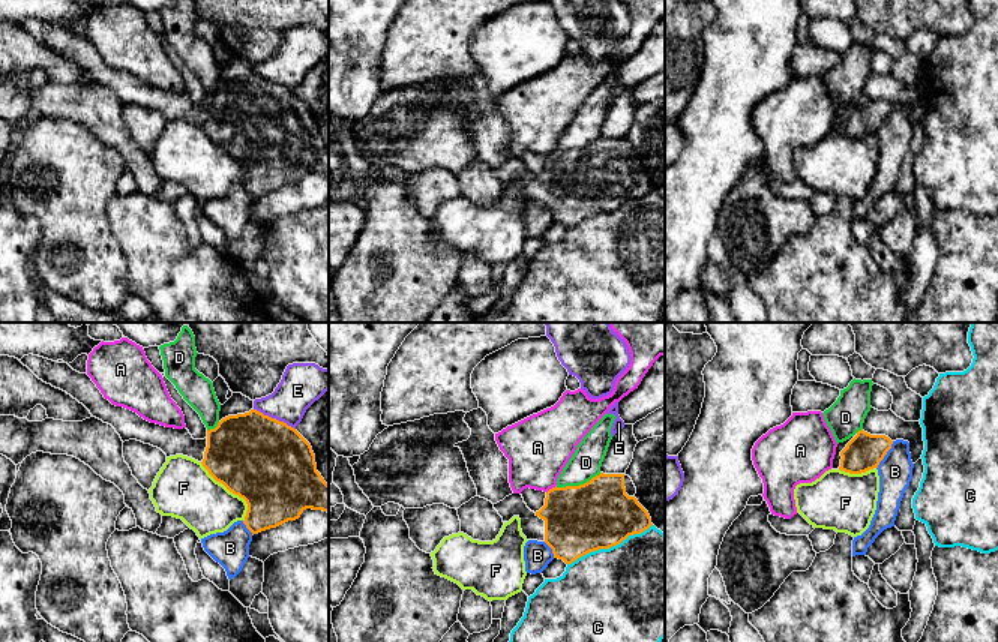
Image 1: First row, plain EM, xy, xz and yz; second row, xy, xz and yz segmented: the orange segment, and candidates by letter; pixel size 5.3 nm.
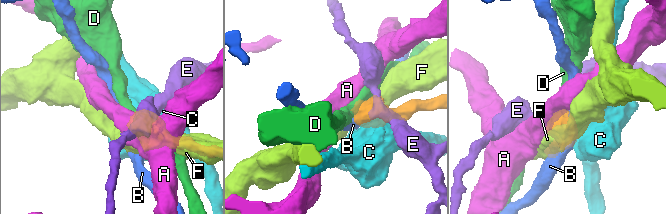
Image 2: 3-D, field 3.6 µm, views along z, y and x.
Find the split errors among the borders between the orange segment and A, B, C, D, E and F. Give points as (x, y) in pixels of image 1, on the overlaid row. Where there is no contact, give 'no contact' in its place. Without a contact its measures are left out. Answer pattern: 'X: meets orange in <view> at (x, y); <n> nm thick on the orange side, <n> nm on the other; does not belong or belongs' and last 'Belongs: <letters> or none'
A: meets orange in xz at (553, 488); 360 nm thick on the orange side, 340 nm on the other; does not belong
B: meets orange in yz at (886, 453); 200 nm thick on the orange side, 180 nm on the other; does not belong
C: meets orange in xz at (610, 546); 360 nm thick on the orange side, 480 nm on the other; does not belong
D: meets orange in xz at (580, 485); 360 nm thick on the orange side, 170 nm on the other; does not belong
E: meets orange in xy at (275, 419); 460 nm thick on the orange side, 220 nm on the other; does not belong
F: meets orange in xy at (231, 491); 460 nm thick on the orange side, 320 nm on the other; does not belong
Belongs: none

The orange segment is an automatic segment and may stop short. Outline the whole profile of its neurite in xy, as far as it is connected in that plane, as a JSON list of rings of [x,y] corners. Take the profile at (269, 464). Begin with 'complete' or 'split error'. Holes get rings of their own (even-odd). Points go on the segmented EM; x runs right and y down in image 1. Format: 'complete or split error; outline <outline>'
split error; outline [[[39,356],[20,360],[39,380],[60,388],[83,404],[93,417],[111,424],[122,441],[137,440],[161,448],[167,458],[183,454],[203,464],[209,474],[230,492],[243,498],[248,512],[243,524],[254,534],[296,520],[306,508],[329,513],[329,484],[317,471],[311,444],[291,426],[257,410],[222,418],[204,440],[194,440],[186,428],[174,429],[150,423],[137,412],[113,405],[87,374],[74,370],[68,363]]]

